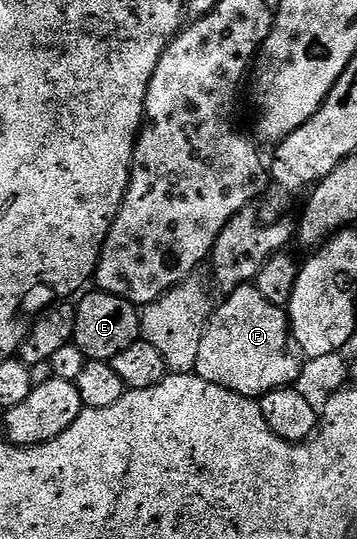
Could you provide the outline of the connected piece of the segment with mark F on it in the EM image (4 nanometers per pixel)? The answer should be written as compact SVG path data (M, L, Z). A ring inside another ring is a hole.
M256 283L244 284L224 297L222 304L216 305L209 317L203 338L199 342L199 358L195 375L206 380L208 384L223 386L223 390L231 390L240 396L260 398L267 392L296 385L300 376L302 361L289 353L291 349L291 329L285 308L275 306L259 294Z

